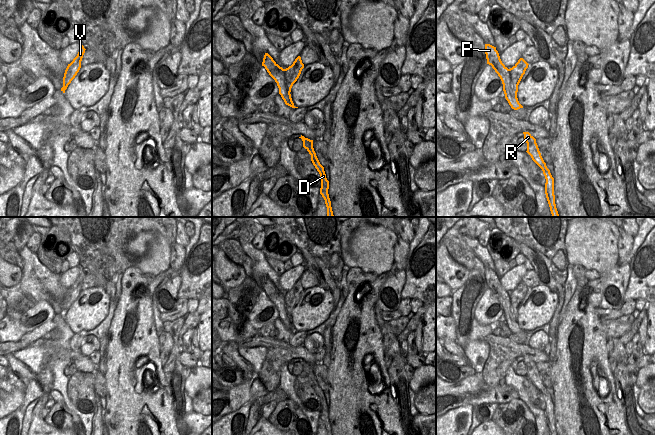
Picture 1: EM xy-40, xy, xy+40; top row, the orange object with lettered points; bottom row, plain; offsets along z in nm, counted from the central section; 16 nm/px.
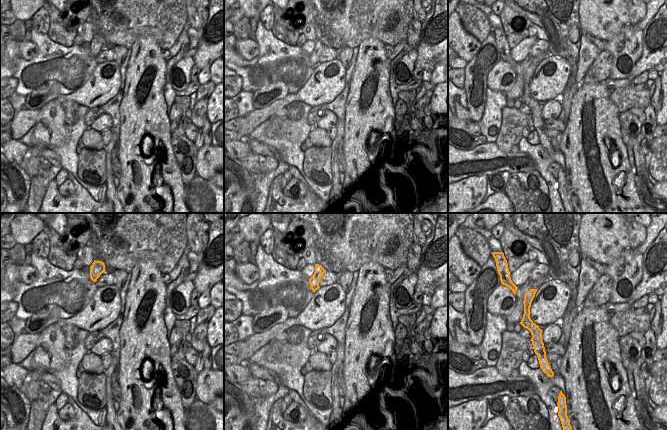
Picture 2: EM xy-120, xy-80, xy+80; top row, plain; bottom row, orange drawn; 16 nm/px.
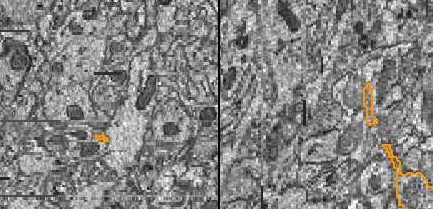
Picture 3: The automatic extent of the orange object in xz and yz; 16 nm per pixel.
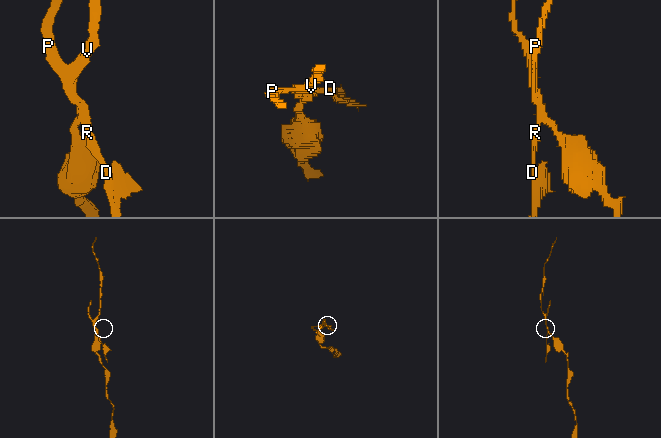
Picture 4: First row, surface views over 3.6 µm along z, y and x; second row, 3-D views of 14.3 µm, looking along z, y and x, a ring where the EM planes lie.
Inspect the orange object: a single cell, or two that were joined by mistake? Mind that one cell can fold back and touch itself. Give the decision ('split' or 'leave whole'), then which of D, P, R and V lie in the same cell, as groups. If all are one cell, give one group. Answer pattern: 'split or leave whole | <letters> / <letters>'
split | D P R / V

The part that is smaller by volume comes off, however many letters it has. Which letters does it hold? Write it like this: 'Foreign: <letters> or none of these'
Foreign: D, P, R

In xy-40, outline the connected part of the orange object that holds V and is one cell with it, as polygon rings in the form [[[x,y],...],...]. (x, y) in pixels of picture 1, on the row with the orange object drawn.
[[[81,45],[81,48],[77,56],[73,59],[73,61],[70,64],[68,64],[63,77],[63,87],[61,88],[61,91],[63,93],[65,93],[65,90],[67,89],[68,85],[71,83],[71,81],[75,78],[75,76],[79,72],[85,50],[86,49],[84,48],[84,46]]]

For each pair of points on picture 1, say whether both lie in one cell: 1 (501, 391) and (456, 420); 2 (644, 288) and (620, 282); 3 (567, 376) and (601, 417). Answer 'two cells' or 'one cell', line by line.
1: two cells
2: two cells
3: one cell

